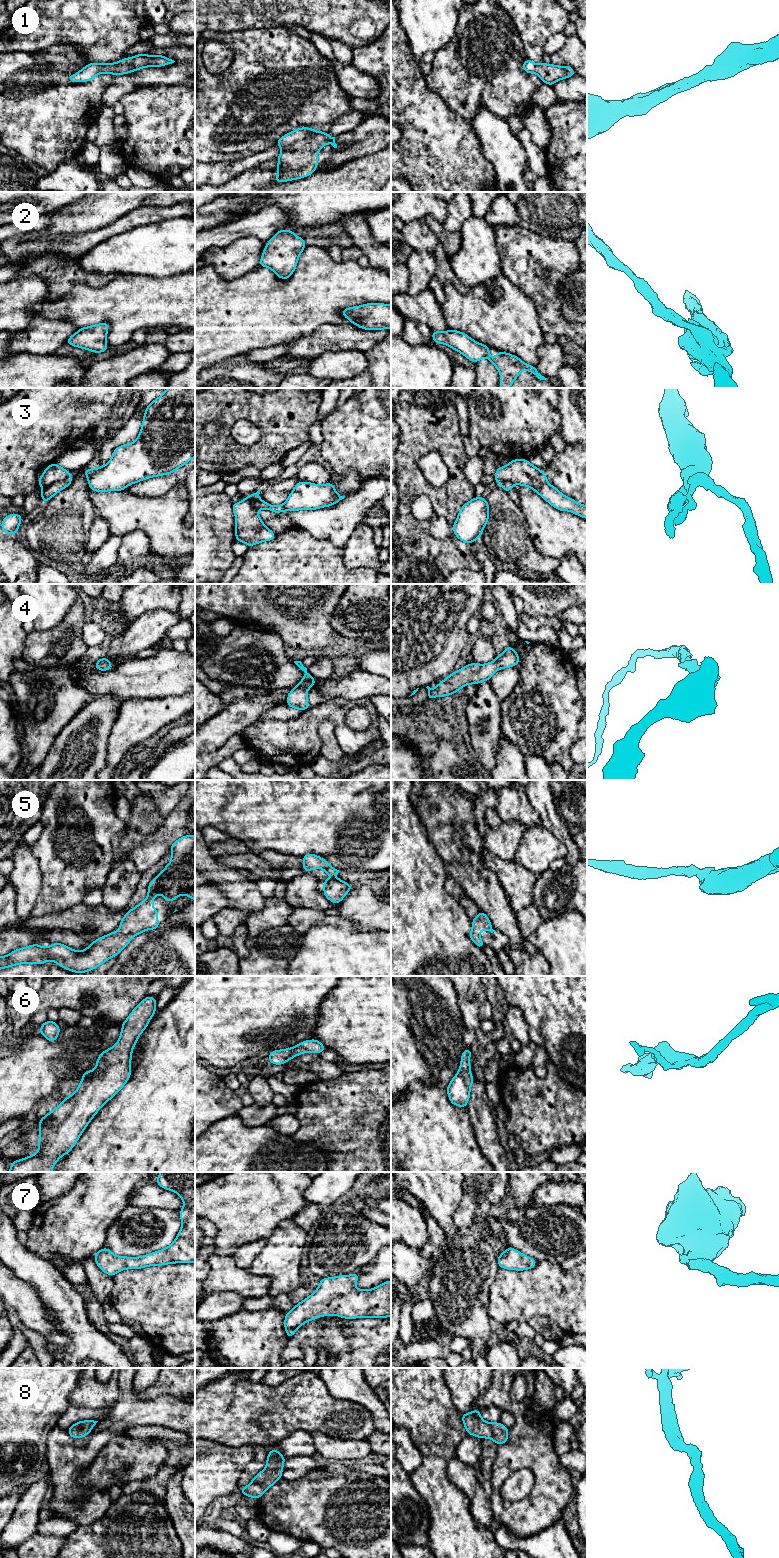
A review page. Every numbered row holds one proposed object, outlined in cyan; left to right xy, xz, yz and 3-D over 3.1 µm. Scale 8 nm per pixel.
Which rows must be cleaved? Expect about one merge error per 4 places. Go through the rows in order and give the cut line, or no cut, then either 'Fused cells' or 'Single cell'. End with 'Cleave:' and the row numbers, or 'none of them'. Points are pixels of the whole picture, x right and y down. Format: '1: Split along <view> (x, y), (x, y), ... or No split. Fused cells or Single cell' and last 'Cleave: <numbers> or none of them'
1: No split. Single cell
2: No split. Single cell
3: Split along xy (69, 472), (64, 479), (55, 481), (43, 489). Fused cells
4: No split. Single cell
5: No split. Single cell
6: No split. Single cell
7: No split. Single cell
8: No split. Single cell
Cleave: 3

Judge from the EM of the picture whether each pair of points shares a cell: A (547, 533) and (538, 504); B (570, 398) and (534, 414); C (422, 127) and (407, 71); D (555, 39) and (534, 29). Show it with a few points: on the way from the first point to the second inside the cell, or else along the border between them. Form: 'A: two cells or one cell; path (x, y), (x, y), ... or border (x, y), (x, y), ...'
A: one cell; path (547, 526), (538, 511)
B: two cells; border (558, 398), (561, 426)
C: one cell; path (419, 113), (408, 102), (408, 85)
D: two cells; border (562, 31), (553, 33), (548, 38), (543, 52)

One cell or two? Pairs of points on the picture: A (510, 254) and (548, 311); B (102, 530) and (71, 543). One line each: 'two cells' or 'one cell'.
A: one cell
B: two cells

